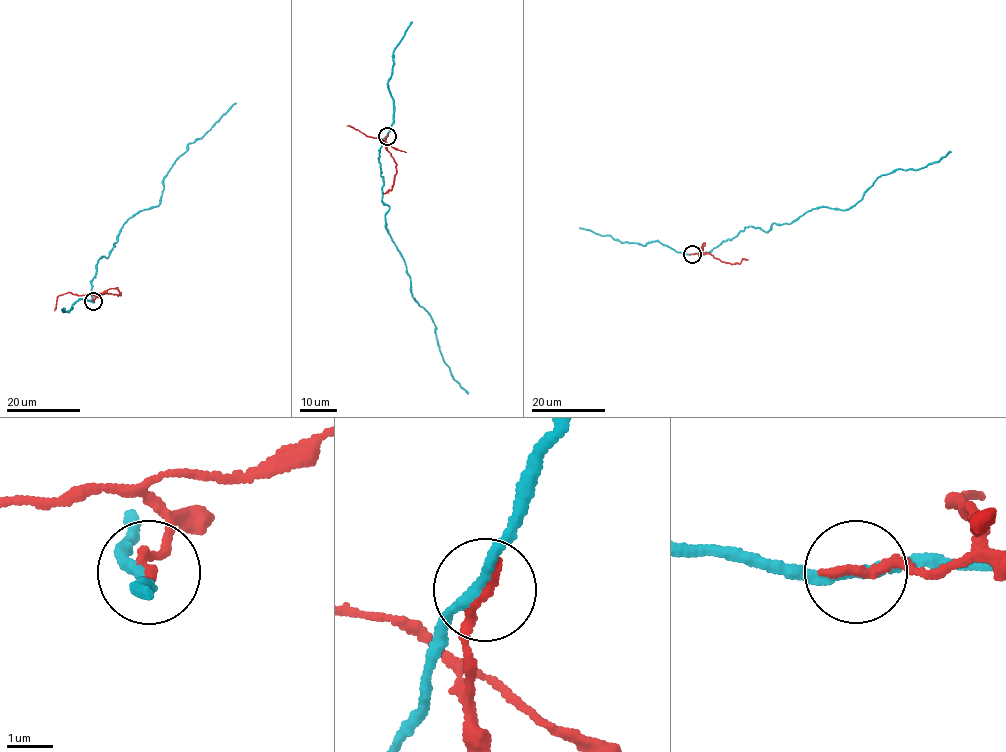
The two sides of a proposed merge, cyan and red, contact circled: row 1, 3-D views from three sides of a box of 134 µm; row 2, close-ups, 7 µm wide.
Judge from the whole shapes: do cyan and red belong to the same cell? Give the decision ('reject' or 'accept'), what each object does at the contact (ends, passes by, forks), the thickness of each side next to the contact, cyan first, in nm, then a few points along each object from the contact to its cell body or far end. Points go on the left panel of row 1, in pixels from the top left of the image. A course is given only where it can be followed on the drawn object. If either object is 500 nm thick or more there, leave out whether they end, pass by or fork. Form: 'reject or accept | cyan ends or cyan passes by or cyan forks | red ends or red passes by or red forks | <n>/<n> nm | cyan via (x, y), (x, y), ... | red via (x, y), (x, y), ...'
reject | cyan passes by | red ends | 220/260 nm | cyan via (93, 300), (98, 260), (107, 258), (121, 227), (138, 211), (160, 203), (165, 176), (176, 159), (236, 103) | red via (94, 300), (98, 295), (121, 293), (114, 288)

